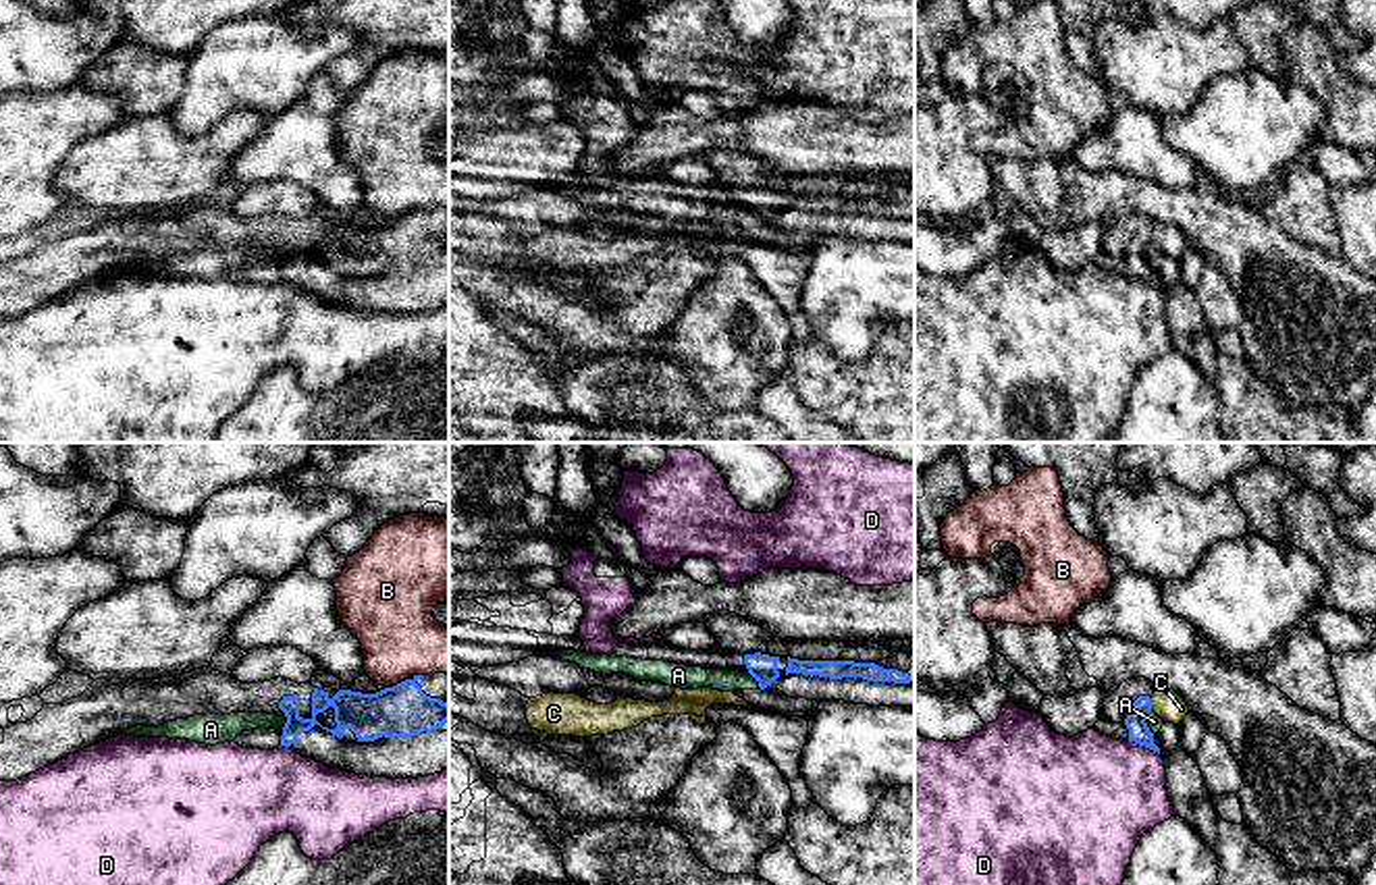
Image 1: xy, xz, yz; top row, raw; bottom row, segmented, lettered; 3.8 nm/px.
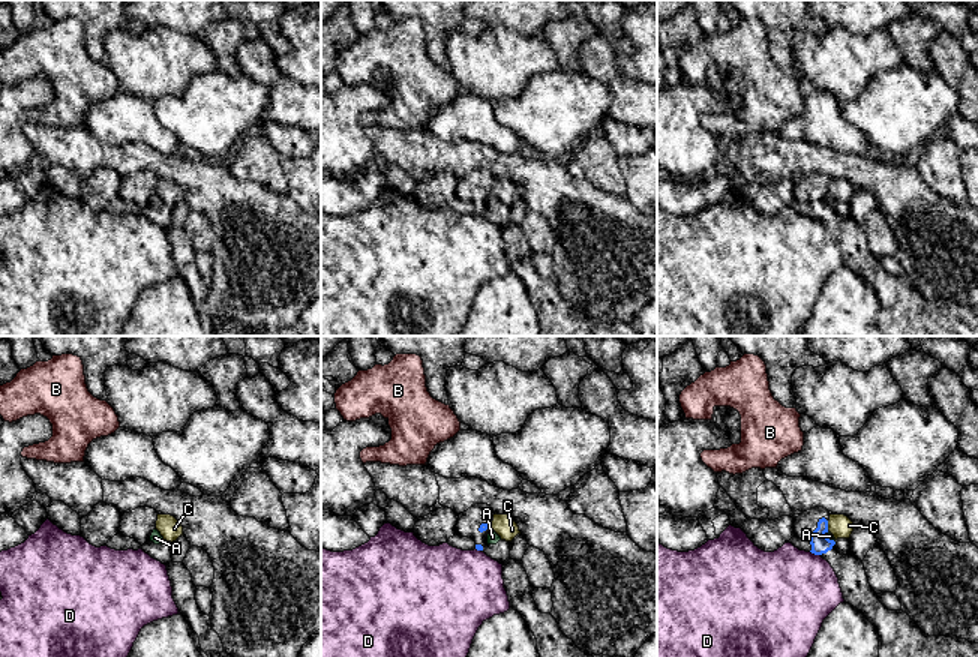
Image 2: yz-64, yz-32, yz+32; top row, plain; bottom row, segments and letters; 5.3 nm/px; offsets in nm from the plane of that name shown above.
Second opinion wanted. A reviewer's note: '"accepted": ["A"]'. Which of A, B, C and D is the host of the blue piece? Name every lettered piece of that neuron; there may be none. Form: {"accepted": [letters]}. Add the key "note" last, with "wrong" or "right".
{"accepted": [], "note": "wrong"}

